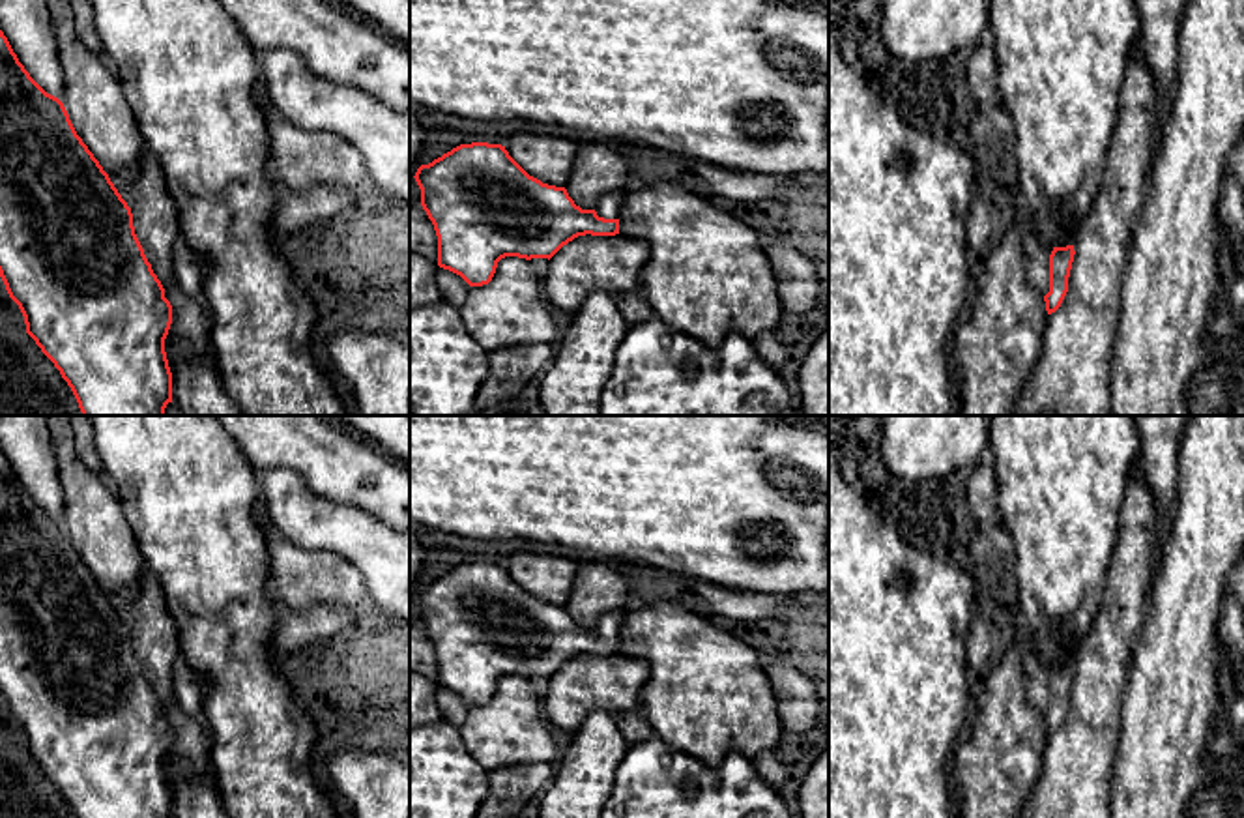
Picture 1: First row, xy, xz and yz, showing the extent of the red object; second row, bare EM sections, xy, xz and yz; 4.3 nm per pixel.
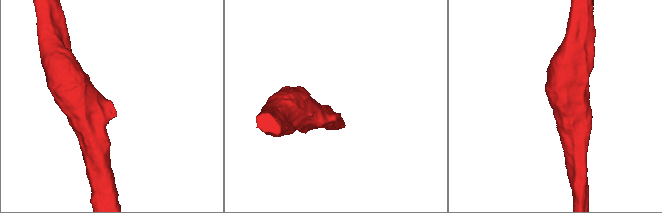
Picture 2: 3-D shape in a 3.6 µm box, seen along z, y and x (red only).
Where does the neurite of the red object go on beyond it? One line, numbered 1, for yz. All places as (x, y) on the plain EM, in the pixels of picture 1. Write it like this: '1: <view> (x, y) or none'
1: yz (1037, 671)

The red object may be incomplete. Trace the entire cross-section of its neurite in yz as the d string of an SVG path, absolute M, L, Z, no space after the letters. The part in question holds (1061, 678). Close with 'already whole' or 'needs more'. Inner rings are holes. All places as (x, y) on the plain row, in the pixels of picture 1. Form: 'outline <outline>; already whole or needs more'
outline M1034 651L1023 655L1023 668L1027 676L1027 698L1046 721L1048 734L1055 732L1066 711L1068 696L1074 681L1074 665L1051 666Z; needs more

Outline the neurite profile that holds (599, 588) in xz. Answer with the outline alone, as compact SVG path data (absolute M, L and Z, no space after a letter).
M580 563L565 608L576 625L595 629L604 614L630 605L627 578L617 569L604 563Z

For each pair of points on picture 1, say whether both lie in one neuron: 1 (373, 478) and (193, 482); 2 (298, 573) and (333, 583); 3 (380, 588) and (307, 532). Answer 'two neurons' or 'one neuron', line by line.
1: two neurons
2: one neuron
3: one neuron

